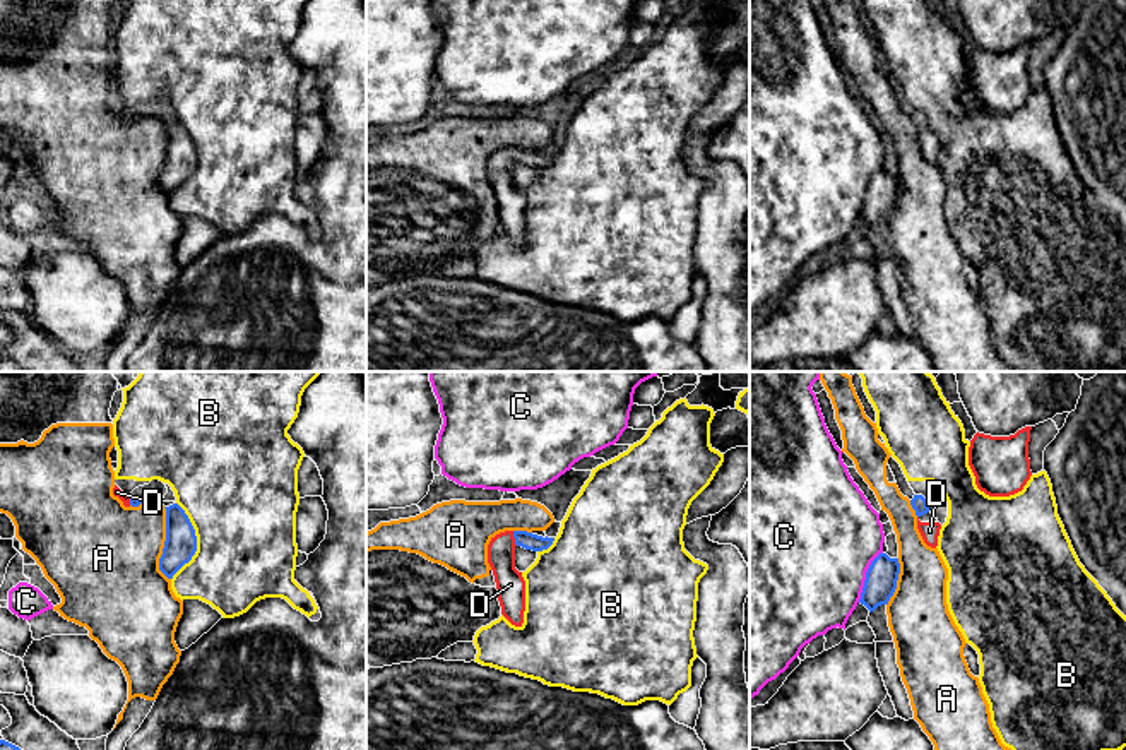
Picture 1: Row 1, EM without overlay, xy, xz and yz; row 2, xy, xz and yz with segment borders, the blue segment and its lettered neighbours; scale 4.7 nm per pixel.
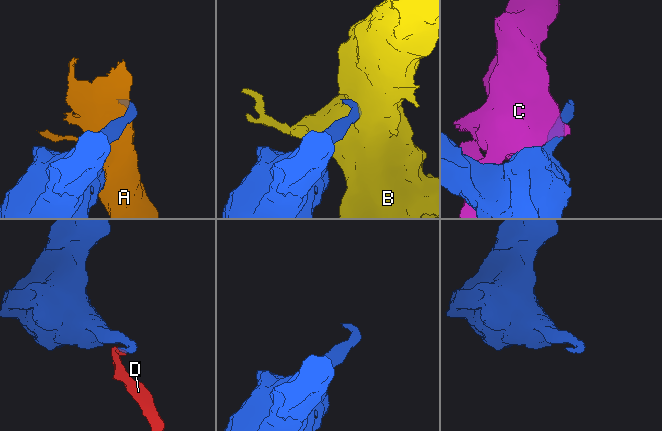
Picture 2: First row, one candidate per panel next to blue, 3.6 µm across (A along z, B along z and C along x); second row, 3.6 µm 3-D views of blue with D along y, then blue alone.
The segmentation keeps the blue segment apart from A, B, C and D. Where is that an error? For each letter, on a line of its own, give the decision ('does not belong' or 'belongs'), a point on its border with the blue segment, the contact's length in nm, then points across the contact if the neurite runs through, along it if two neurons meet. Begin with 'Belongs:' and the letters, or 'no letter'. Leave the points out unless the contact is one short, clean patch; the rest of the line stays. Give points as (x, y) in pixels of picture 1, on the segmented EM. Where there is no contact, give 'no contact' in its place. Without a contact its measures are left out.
Belongs: D
A: does not belong; contact xy (165, 543); length 340 nm
B: does not belong; contact xy (195, 541); length 360 nm
C: does not belong; contact yz (866, 577); length 260 nm
D: belongs; contact xz (514, 536); length 80 nm; way xz (522, 538), (514, 536), (505, 545), (510, 584)

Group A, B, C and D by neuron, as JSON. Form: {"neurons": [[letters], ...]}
{"neurons": [["A"], ["B"], ["C"], ["D"]]}

